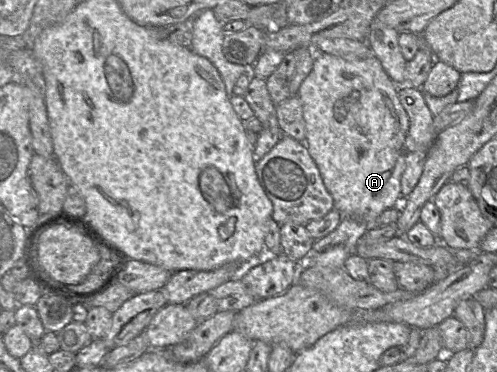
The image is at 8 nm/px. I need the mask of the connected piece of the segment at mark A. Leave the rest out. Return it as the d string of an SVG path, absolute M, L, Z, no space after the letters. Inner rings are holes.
M316 52L312 70L301 83L297 96L303 108L305 144L333 198L334 209L343 217L358 219L370 228L374 227L383 211L401 204L400 180L407 153L405 139L409 117L399 100L397 85L387 75L376 56L349 61Z

